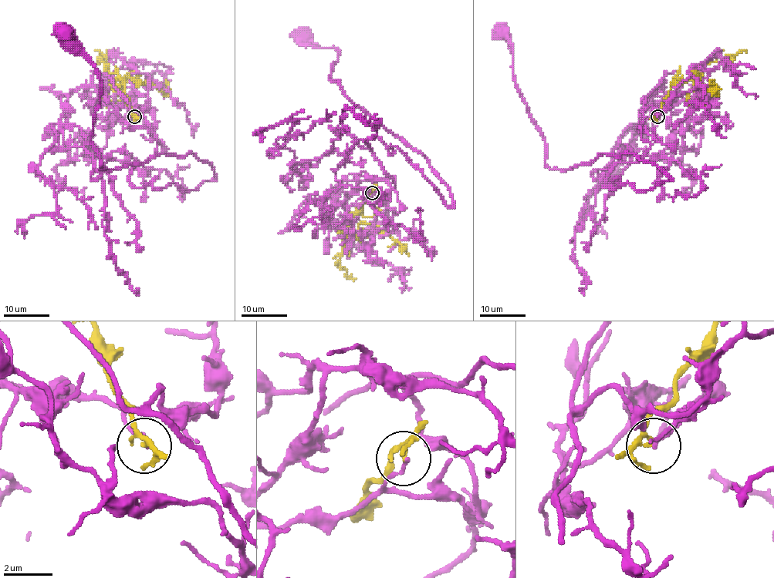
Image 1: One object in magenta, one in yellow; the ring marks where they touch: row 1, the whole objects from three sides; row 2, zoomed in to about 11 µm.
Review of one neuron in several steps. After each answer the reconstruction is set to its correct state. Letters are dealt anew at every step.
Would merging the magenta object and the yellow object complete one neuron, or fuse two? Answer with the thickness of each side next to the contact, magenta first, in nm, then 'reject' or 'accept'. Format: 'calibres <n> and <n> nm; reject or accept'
calibres 130 and 130 nm; reject

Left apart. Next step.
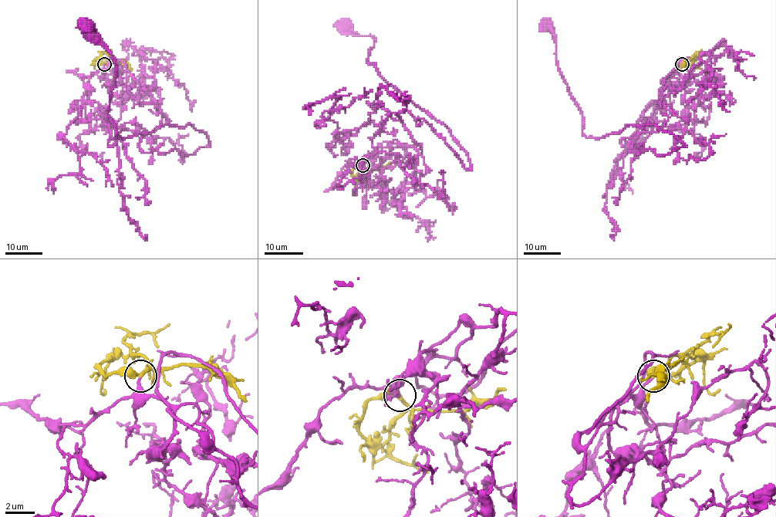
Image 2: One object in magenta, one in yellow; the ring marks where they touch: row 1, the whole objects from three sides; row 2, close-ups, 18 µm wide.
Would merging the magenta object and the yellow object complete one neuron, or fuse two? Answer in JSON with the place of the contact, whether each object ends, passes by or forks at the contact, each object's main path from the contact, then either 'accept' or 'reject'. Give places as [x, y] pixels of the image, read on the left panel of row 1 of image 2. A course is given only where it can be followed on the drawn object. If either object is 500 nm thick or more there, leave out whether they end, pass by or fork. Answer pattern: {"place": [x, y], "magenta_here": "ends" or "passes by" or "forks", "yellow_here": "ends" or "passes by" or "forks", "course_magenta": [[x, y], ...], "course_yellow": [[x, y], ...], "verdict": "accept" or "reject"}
{"place": [104, 64], "magenta_here": "ends", "yellow_here": "passes by", "course_magenta": [[104, 64], [120, 59], [162, 113], [144, 152], [209, 144], [190, 124], [117, 136], [114, 60], [85, 25]], "course_yellow": [[104, 64], [107, 61], [121, 61], [131, 71]], "verdict": "accept"}

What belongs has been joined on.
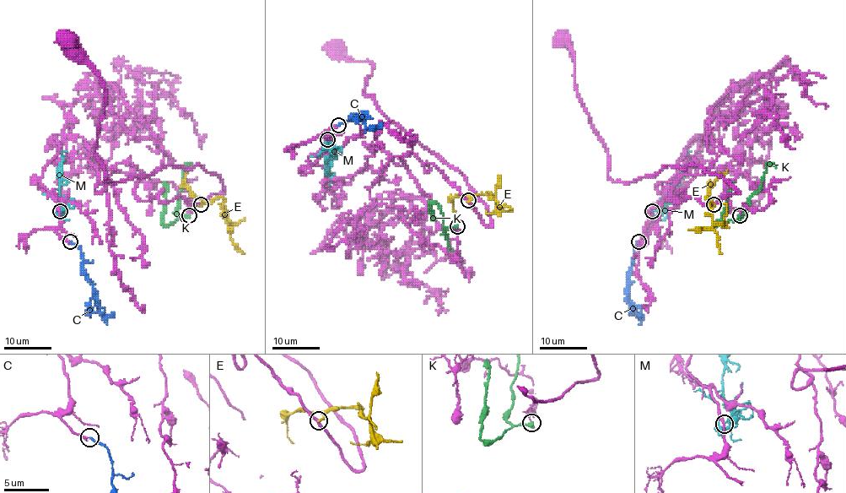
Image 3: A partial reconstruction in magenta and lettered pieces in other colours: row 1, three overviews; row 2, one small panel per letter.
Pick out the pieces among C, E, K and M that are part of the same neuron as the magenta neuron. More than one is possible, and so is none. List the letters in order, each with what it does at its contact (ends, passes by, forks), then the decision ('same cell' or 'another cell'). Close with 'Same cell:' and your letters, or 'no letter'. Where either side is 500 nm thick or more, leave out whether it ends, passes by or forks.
C: it ends | same cell
E: it ends | another cell
K: it ends | another cell
M: it ends | another cell
Same cell: C

